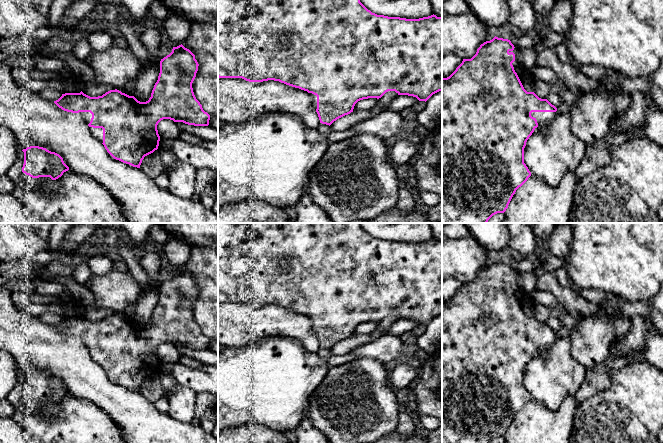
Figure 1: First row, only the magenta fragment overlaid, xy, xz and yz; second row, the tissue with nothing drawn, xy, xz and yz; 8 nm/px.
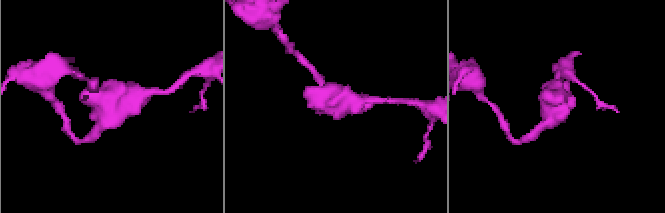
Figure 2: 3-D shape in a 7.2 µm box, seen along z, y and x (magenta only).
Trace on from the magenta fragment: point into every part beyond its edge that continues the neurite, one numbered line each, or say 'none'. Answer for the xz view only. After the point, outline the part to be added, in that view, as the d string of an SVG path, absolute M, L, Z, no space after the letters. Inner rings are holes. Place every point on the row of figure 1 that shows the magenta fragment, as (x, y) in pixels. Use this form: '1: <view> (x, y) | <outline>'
1: xz (313, 97) | M309 93L310 94L310 97L311 97L311 104L312 104L312 107L314 108L314 110L316 111L317 109L317 96L312 94L312 93Z

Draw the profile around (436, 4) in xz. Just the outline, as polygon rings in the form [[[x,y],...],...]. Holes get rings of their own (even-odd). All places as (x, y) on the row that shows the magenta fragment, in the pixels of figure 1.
[[[429,0],[432,9],[433,9],[433,14],[436,15],[437,17],[442,17],[442,0]]]

